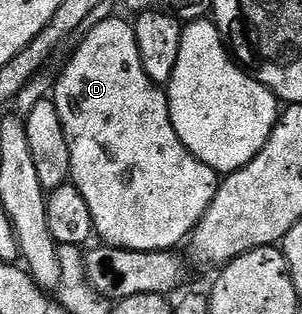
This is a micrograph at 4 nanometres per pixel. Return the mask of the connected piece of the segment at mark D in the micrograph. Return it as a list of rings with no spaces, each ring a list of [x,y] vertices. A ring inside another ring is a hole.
[[[103,19],[95,28],[93,27],[82,36],[82,39],[84,38],[83,44],[76,49],[71,63],[64,65],[63,76],[60,77],[59,84],[55,87],[55,95],[53,94],[53,102],[57,113],[61,117],[61,125],[69,145],[69,157],[71,158],[70,182],[77,188],[81,197],[84,198],[85,205],[89,207],[94,234],[96,236],[100,235],[108,243],[106,244],[108,248],[144,253],[148,251],[171,251],[186,235],[188,238],[194,232],[203,219],[203,214],[211,208],[216,191],[209,191],[207,183],[217,183],[216,172],[208,170],[203,163],[196,162],[186,150],[177,153],[183,146],[171,124],[171,114],[167,108],[166,94],[151,82],[151,78],[148,77],[141,65],[141,53],[137,49],[134,26],[130,22],[126,23],[123,19]],[[139,167],[149,167],[149,173],[141,173]]]

